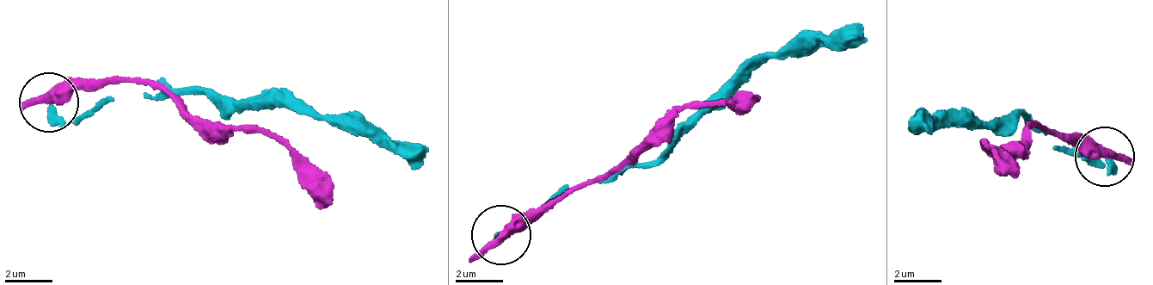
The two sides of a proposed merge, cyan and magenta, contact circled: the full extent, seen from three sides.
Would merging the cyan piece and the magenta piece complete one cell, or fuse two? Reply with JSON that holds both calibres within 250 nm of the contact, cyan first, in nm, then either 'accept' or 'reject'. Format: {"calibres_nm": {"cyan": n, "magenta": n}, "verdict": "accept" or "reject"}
{"calibres_nm": {"cyan": 200, "magenta": 400}, "verdict": "reject"}

